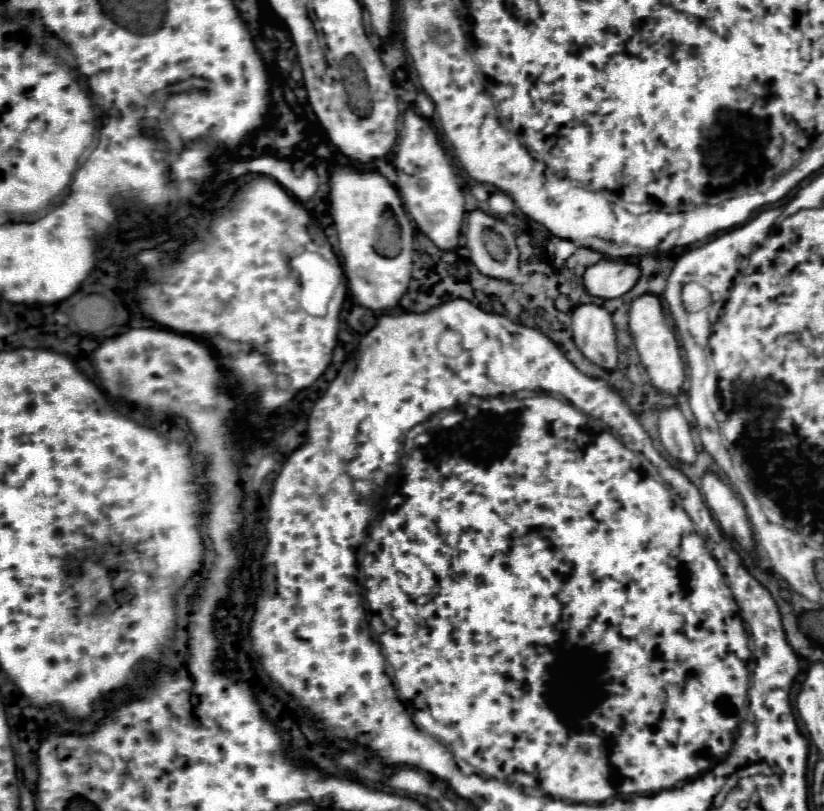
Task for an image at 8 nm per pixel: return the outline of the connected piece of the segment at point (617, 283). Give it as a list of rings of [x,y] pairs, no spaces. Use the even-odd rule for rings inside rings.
[[[600,260],[584,272],[584,288],[590,296],[612,300],[626,294],[636,284],[638,278],[640,270],[632,264]]]

